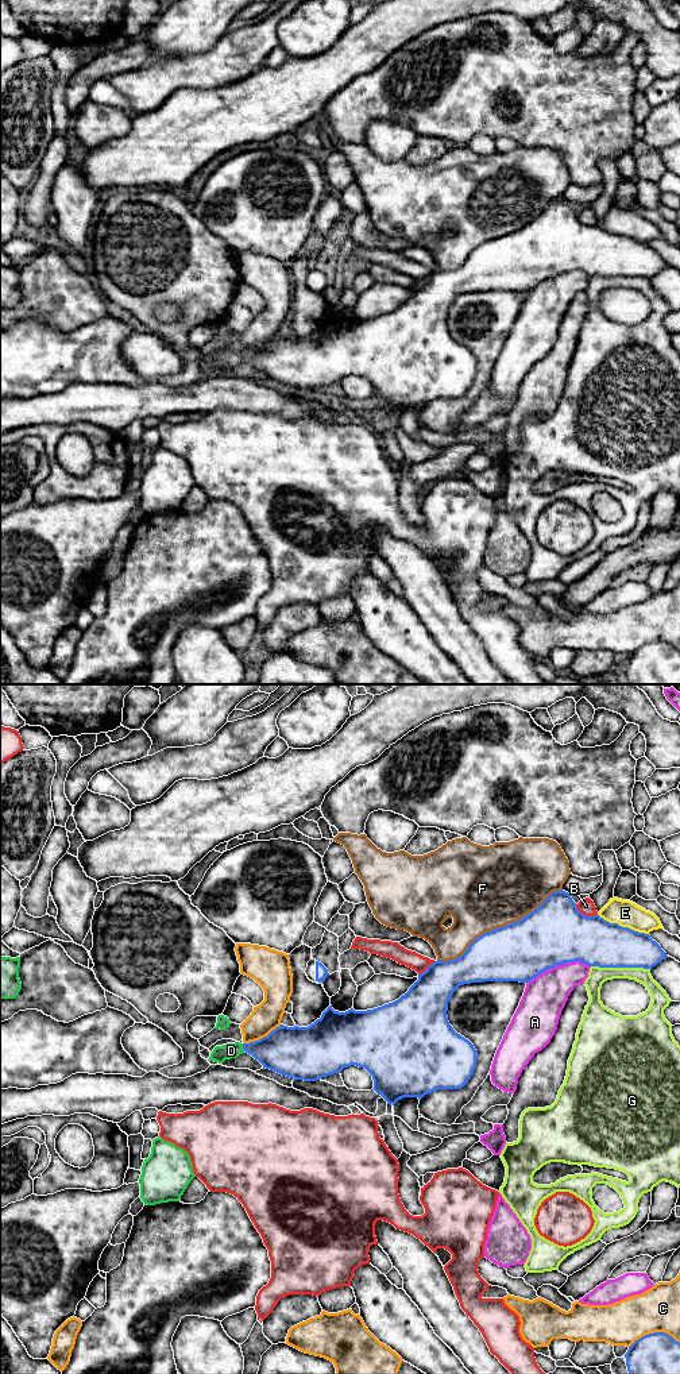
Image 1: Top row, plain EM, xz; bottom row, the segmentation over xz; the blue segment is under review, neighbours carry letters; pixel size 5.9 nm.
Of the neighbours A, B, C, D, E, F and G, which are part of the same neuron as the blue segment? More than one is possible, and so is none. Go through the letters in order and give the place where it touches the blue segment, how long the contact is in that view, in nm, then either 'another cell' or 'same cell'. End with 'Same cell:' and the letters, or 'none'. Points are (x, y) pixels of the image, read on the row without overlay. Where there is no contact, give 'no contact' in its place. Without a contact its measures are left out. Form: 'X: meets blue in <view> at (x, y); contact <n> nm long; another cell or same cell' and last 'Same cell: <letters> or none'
A: meets blue in xz at (557, 273); contact 400 nm long; another cell
B: meets blue in xz at (584, 224); contact 150 nm long; another cell
C: meets blue in xz at (655, 641); contact 300 nm long; another cell
D: meets blue in xz at (243, 356); contact 50 nm long; same cell
E: meets blue in xz at (624, 236); contact 320 nm long; another cell
F: meets blue in xz at (499, 236); contact 850 nm long; another cell
G: meets blue in xz at (619, 276); contact 340 nm long; another cell
Same cell: D

